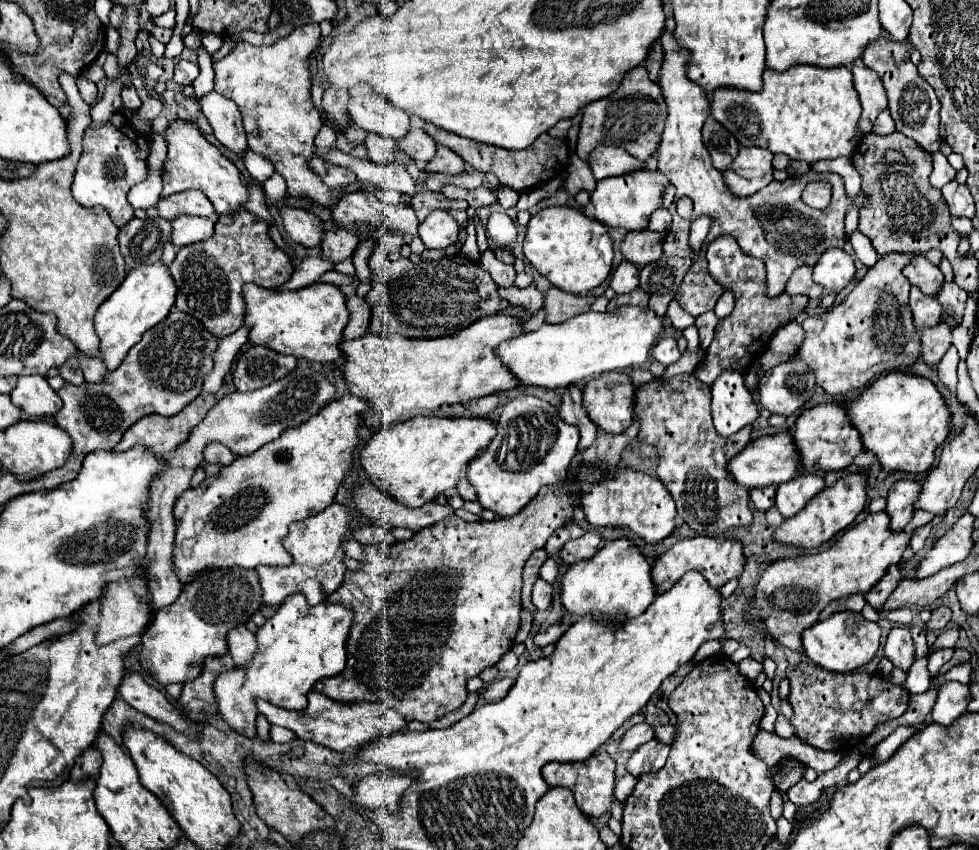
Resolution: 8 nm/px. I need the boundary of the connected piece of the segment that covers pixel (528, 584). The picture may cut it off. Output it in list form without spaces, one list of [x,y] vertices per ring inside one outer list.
[[[537,550],[537,552],[531,554],[531,558],[527,560],[525,570],[523,570],[522,605],[532,614],[535,614],[537,611],[531,601],[532,588],[533,584],[535,584],[535,580],[539,578],[539,568],[543,566],[545,560],[547,560],[547,552],[545,552],[545,550]]]

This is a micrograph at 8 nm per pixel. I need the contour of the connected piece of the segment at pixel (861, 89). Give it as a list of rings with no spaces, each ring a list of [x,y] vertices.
[[[855,64],[851,68],[853,72],[853,84],[855,84],[855,90],[859,94],[859,100],[861,100],[861,106],[863,106],[863,114],[861,114],[861,120],[859,120],[859,130],[863,134],[869,134],[879,112],[887,108],[887,94],[885,94],[885,88],[879,80],[879,76],[861,66],[861,64]]]

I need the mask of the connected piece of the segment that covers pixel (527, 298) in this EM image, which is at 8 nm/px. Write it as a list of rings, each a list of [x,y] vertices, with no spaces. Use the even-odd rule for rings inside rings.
[[[511,286],[511,288],[499,288],[497,292],[499,292],[499,296],[505,298],[509,304],[513,304],[513,306],[523,306],[523,308],[527,308],[529,312],[537,312],[537,310],[543,306],[543,294],[541,294],[537,288],[533,288],[533,286],[527,286],[527,288],[523,288],[523,290],[519,290],[519,288],[515,288],[515,286]]]

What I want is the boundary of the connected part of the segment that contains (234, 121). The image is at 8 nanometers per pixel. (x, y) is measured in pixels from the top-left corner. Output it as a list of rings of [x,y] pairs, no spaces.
[[[211,90],[197,102],[209,120],[215,138],[225,148],[229,148],[237,156],[241,156],[247,150],[247,140],[245,140],[245,130],[243,130],[243,122],[241,122],[241,112],[233,104],[233,100]]]

